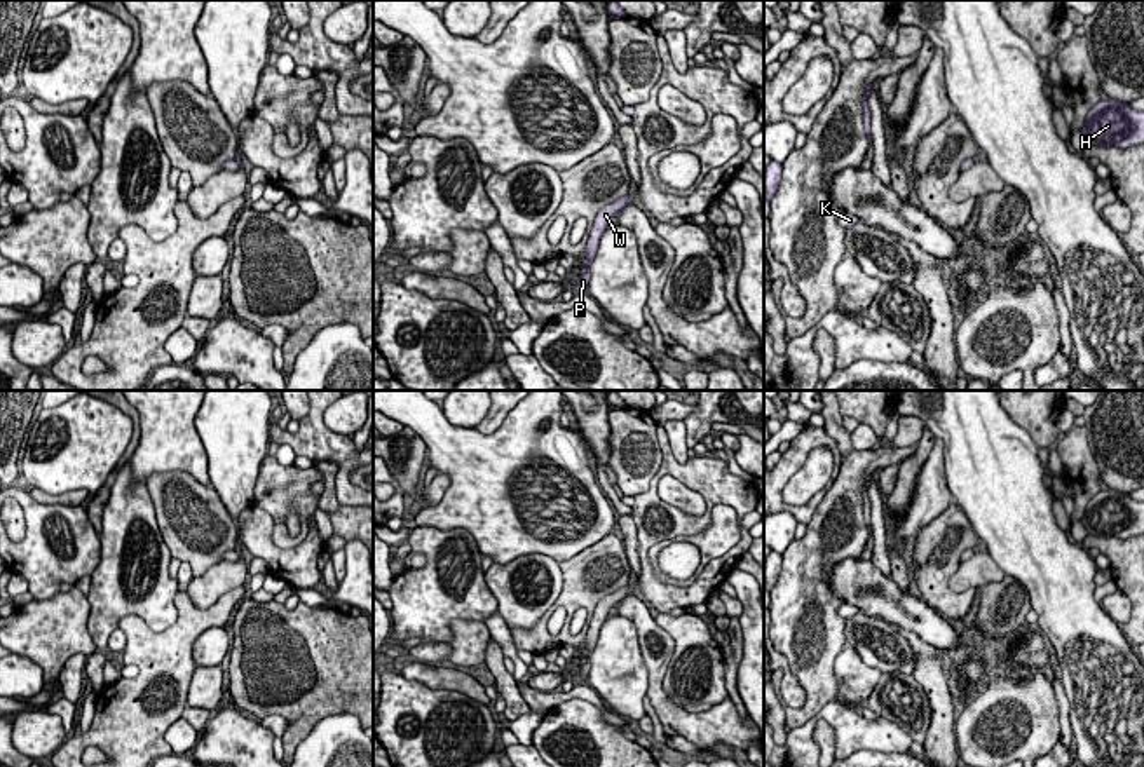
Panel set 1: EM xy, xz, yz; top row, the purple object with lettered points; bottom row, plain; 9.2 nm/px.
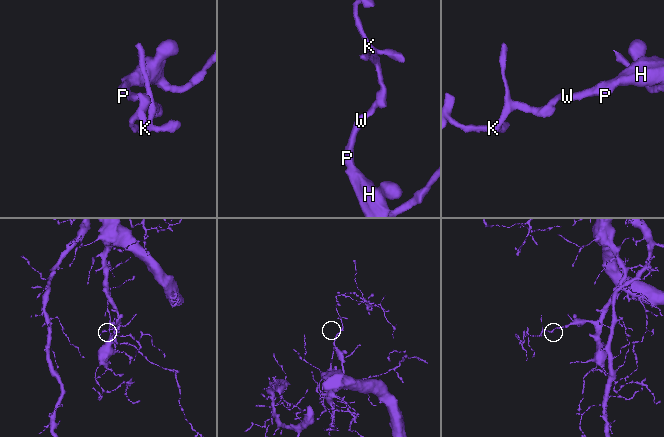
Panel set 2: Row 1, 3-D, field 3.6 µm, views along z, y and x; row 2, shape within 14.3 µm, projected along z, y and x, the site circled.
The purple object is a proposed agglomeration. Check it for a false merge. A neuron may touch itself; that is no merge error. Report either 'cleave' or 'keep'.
keep

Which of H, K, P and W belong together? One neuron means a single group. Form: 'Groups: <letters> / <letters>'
Groups: H K P W

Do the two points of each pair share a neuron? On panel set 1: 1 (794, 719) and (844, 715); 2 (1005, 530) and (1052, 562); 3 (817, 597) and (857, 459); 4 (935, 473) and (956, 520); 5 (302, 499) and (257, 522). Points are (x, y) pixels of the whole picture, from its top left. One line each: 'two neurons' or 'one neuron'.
1: two neurons
2: one neuron
3: one neuron
4: two neurons
5: two neurons

